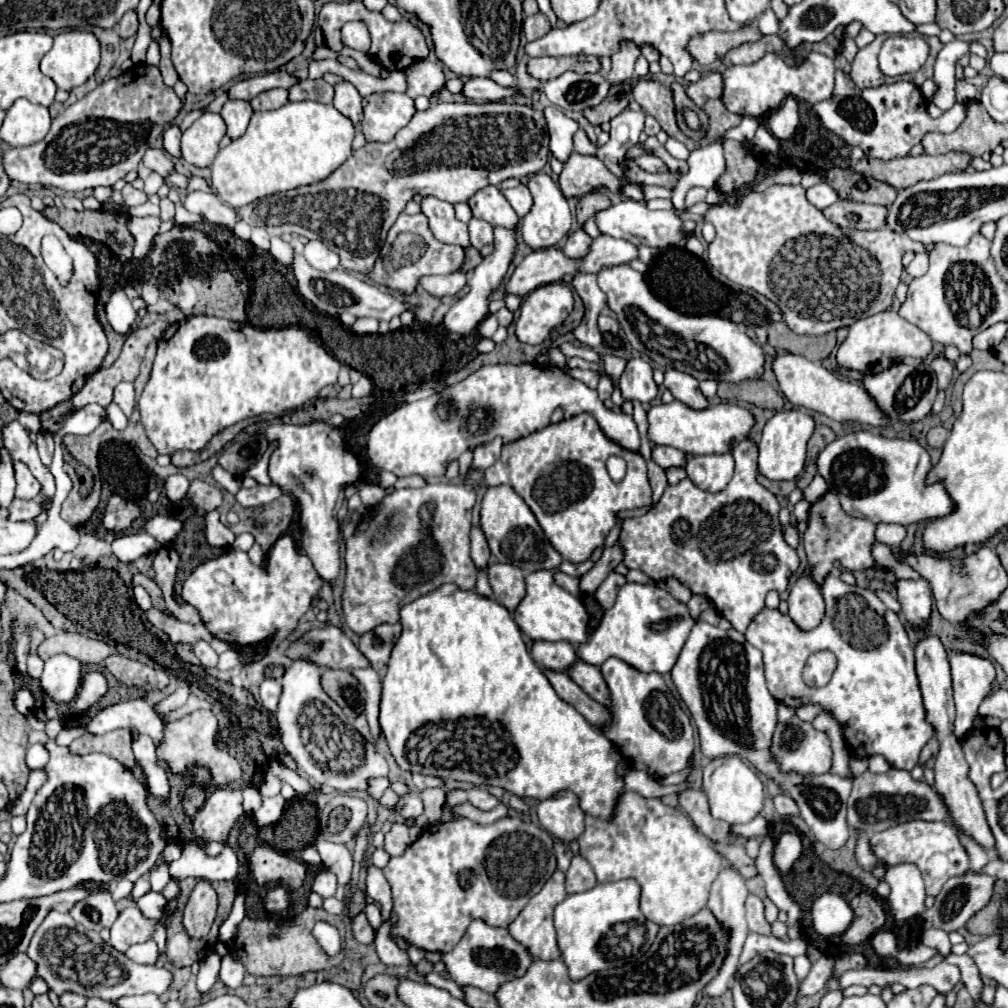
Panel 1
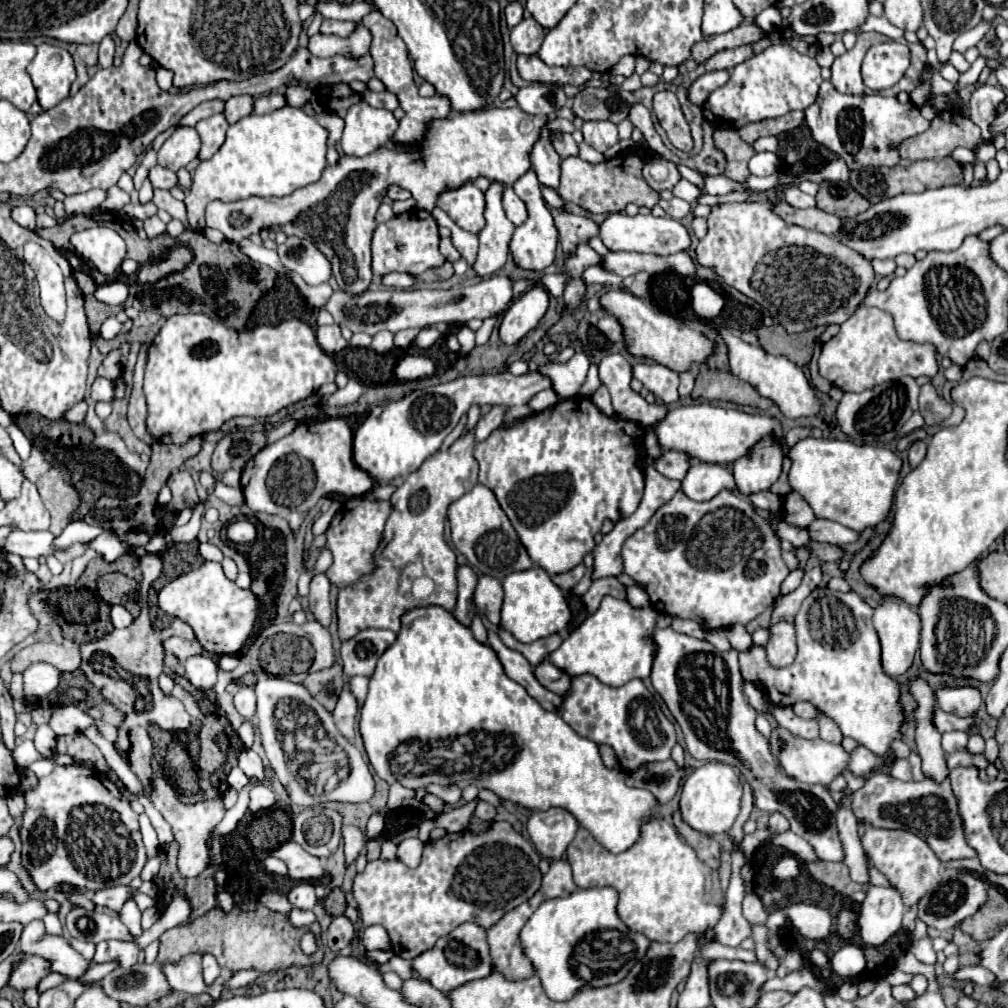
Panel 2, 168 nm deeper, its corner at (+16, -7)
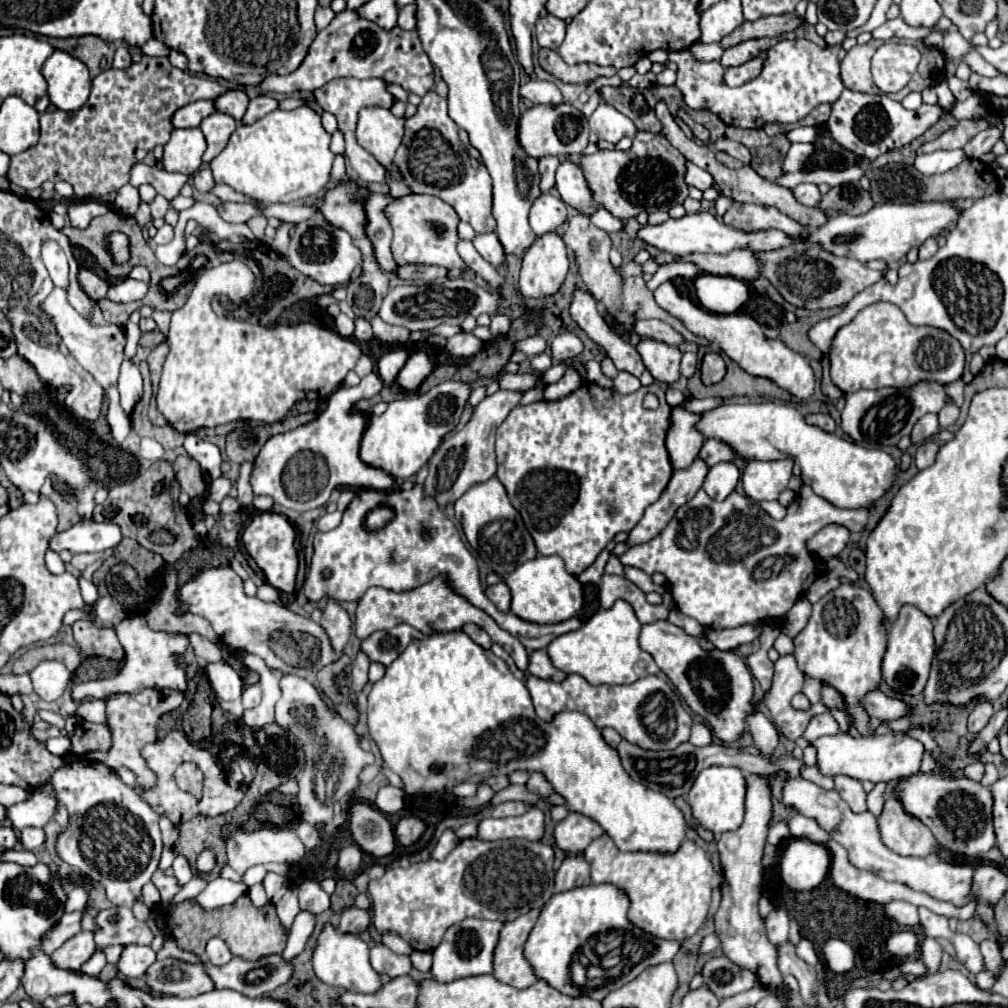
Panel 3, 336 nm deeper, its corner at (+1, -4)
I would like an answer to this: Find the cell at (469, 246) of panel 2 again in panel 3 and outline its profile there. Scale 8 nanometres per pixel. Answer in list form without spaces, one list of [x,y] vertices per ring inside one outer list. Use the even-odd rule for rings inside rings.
[[[495,232],[477,234],[475,240],[473,240],[473,246],[475,246],[477,252],[479,252],[489,264],[493,264],[495,268],[499,268],[499,266],[505,264],[507,254],[505,254],[505,250],[503,250],[503,246],[501,246],[501,242],[499,242],[499,238],[497,238]]]

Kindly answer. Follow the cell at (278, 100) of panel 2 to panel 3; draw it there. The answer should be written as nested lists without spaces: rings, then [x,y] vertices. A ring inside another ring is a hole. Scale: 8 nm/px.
[[[257,96],[257,98],[251,98],[249,100],[249,106],[247,106],[247,112],[245,116],[241,118],[241,124],[253,124],[257,122],[259,118],[263,118],[265,114],[277,110],[277,102],[269,96]]]

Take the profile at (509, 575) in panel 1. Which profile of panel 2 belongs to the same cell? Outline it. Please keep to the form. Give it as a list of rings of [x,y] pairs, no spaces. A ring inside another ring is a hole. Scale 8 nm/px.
[[[482,575],[482,577],[478,579],[478,585],[476,585],[474,603],[476,603],[478,611],[480,611],[490,623],[494,623],[494,625],[500,623],[502,601],[504,601],[502,583],[500,583],[496,577]]]

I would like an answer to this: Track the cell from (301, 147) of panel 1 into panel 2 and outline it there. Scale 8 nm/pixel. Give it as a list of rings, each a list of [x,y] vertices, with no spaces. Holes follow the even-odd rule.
[[[282,107],[266,115],[248,115],[228,127],[226,141],[210,157],[202,161],[192,177],[192,187],[184,199],[188,207],[190,229],[204,227],[204,207],[210,201],[240,201],[248,197],[284,197],[316,183],[326,169],[328,131],[306,115],[300,107]]]

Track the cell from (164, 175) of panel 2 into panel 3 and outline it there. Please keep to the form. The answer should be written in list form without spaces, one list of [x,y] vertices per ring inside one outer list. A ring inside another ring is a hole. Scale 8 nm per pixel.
[[[201,168],[197,174],[195,174],[195,180],[193,180],[195,188],[199,192],[209,192],[213,186],[215,186],[215,180],[213,180],[213,174],[209,168]]]

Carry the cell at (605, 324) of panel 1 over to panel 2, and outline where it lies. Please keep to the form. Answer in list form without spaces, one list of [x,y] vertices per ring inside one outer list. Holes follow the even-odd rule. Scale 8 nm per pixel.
[[[604,315],[600,317],[598,321],[598,331],[604,333],[608,337],[608,341],[616,343],[616,341],[622,341],[622,331],[620,331],[620,323],[616,323],[616,319],[612,319],[610,315]]]

